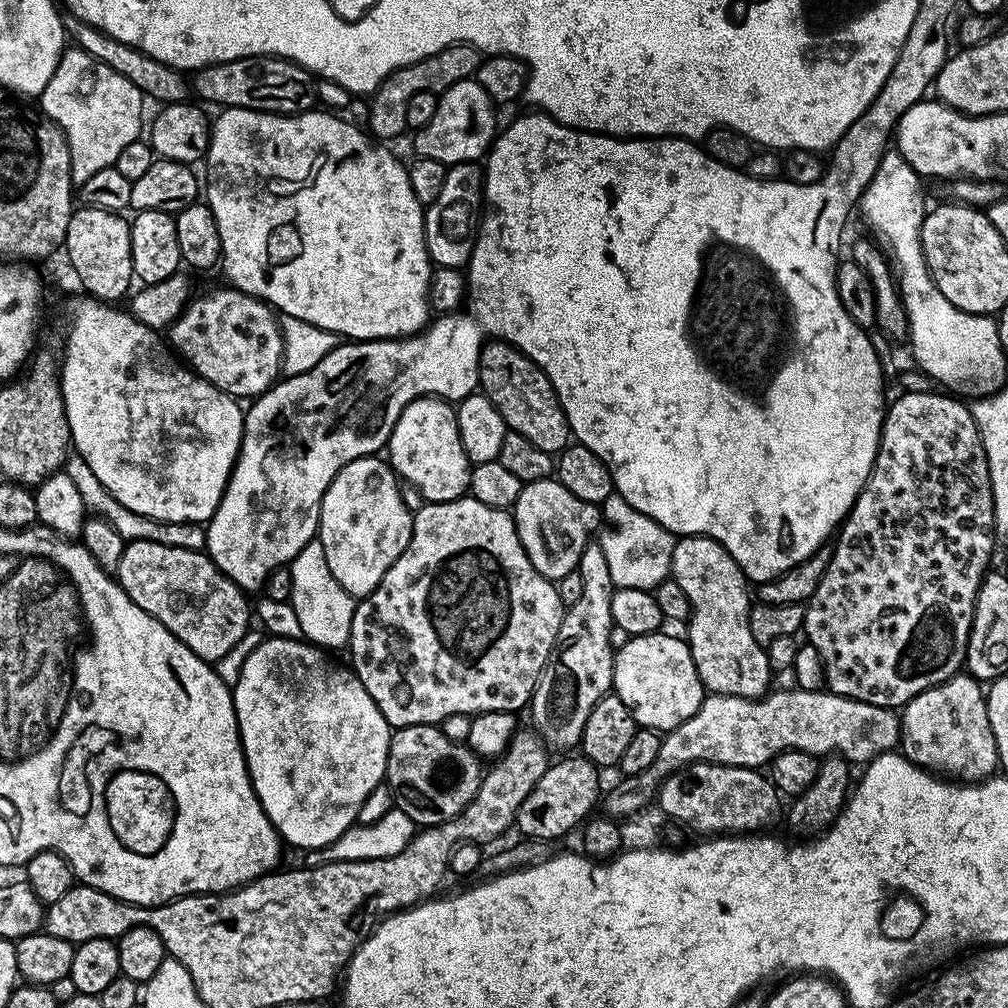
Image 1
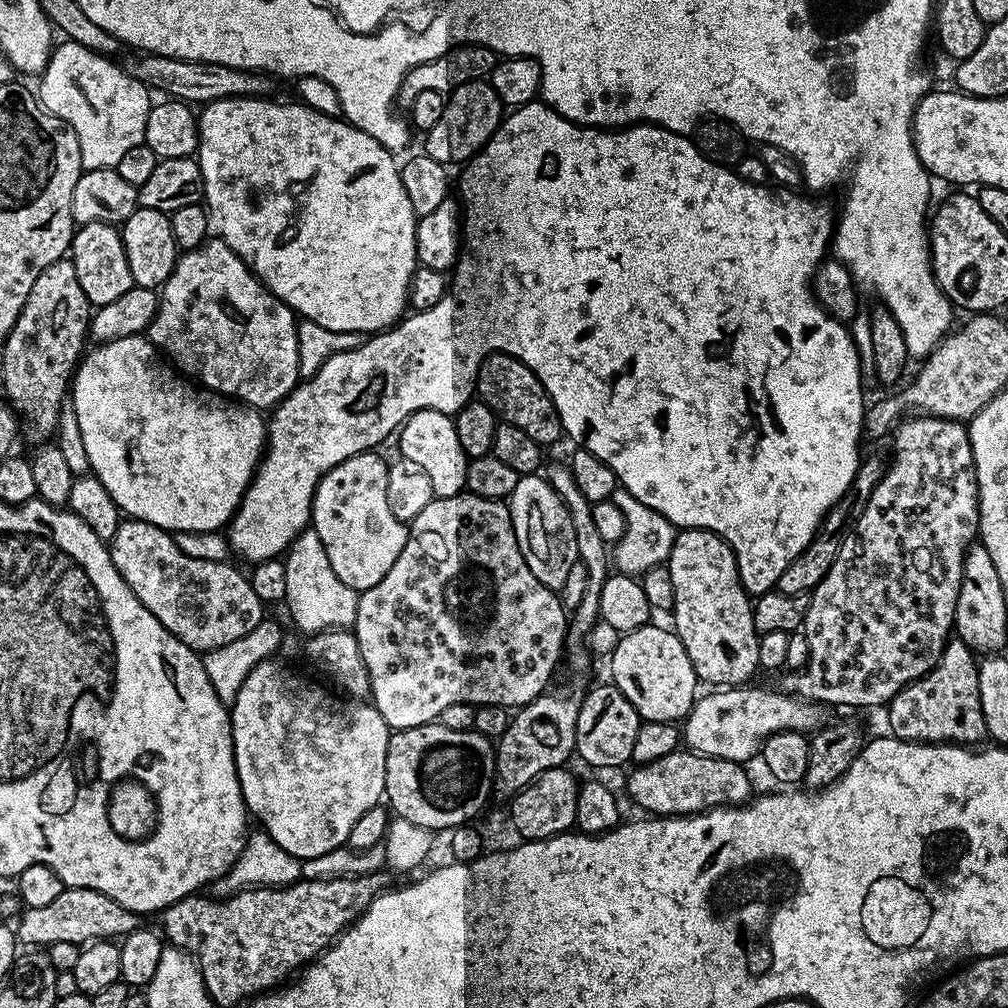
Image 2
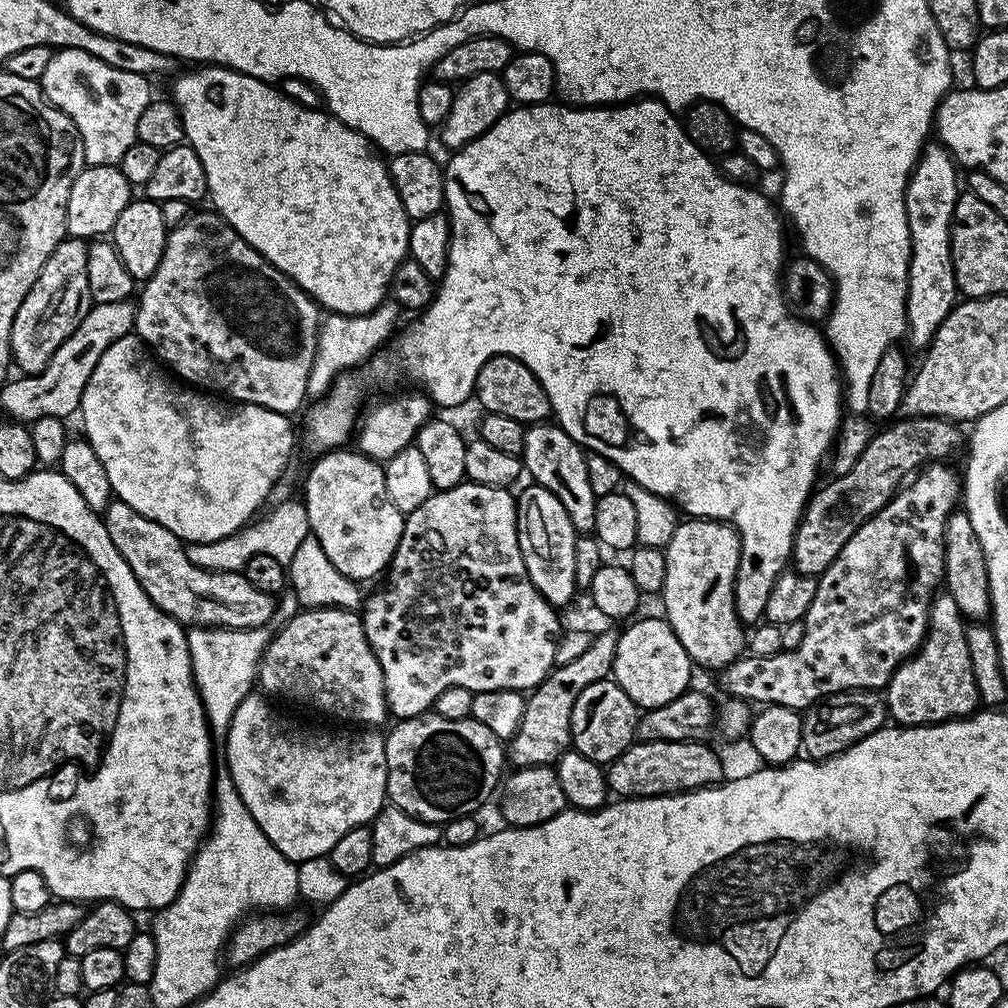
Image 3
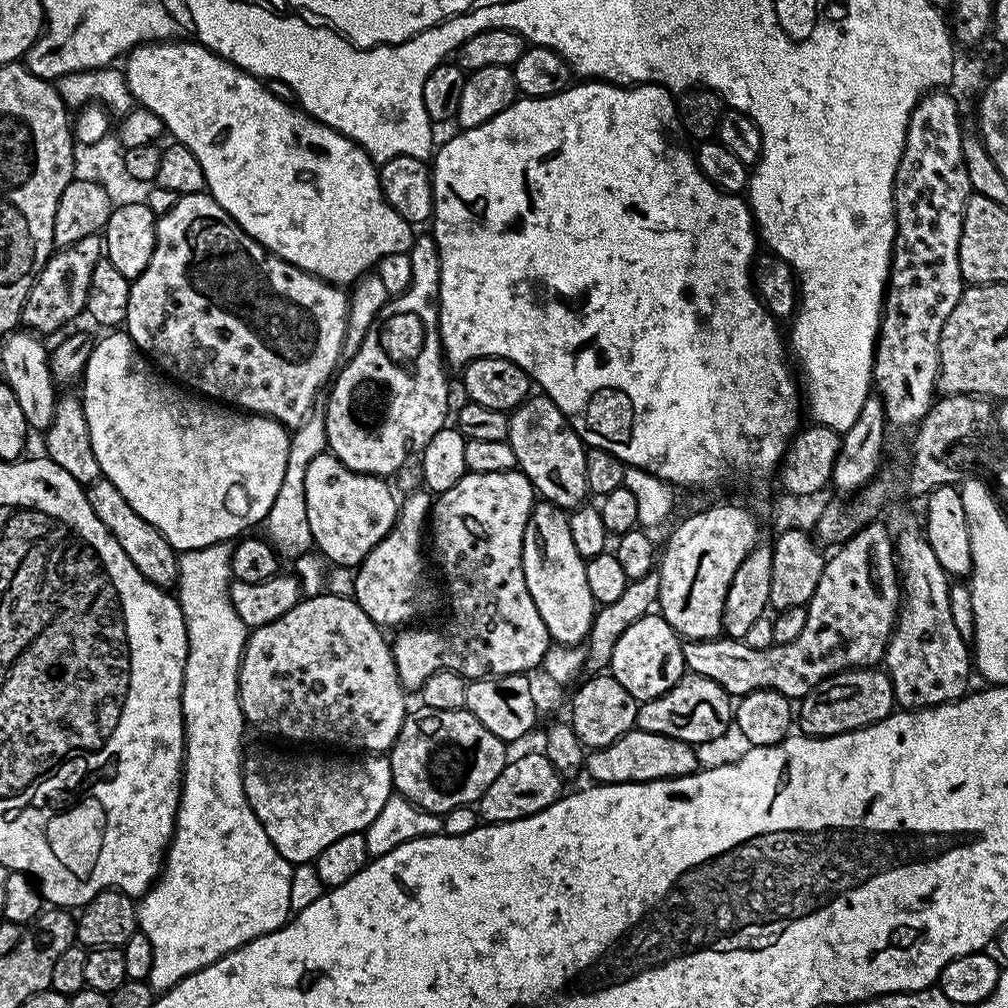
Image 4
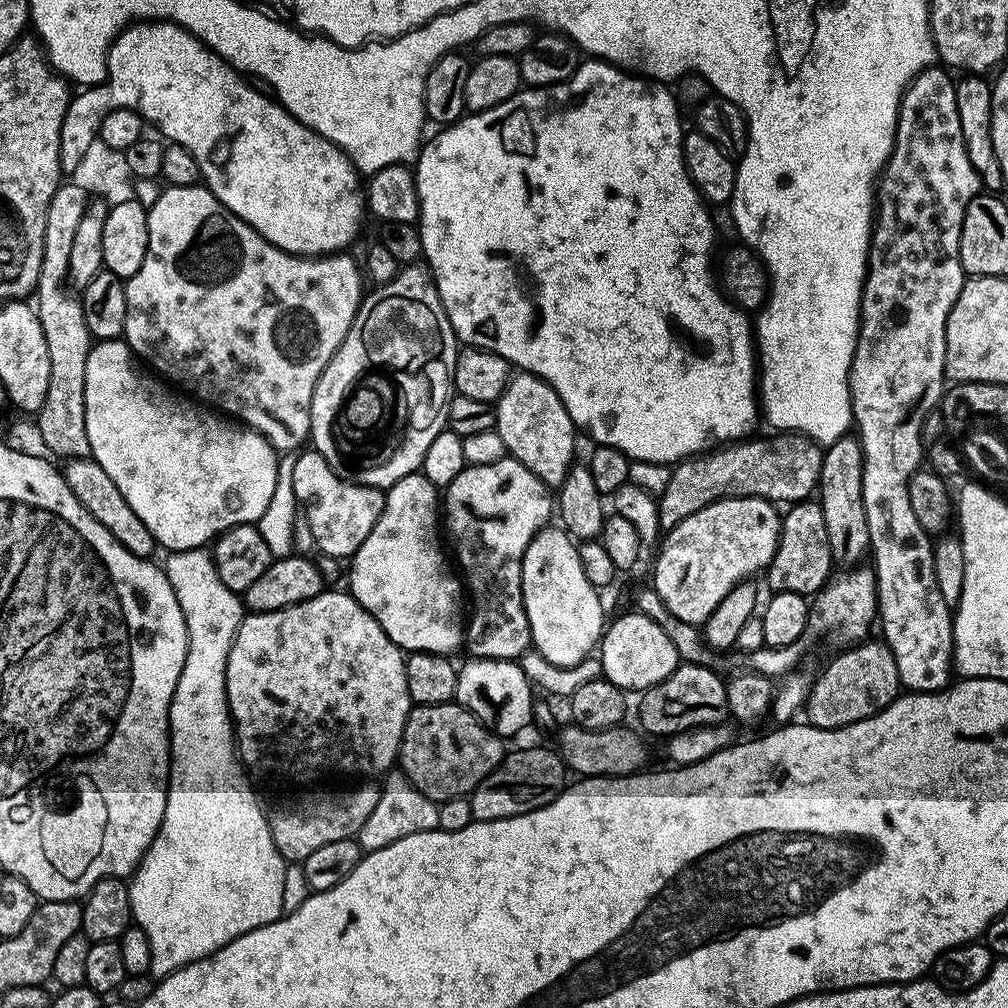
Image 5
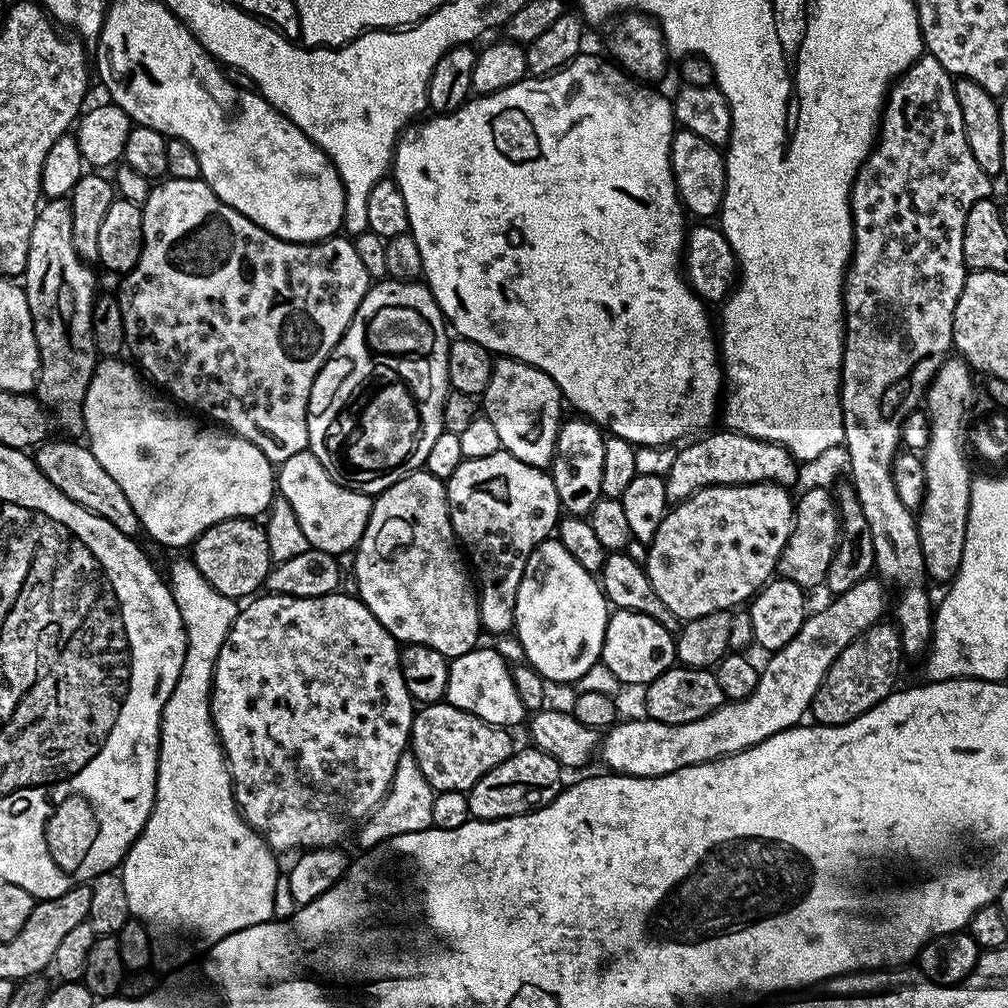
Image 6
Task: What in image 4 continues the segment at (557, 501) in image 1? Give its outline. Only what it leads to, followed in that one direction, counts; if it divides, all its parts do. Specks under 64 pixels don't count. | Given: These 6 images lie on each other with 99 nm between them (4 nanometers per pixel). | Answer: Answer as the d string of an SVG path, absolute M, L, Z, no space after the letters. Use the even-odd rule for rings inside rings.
M547 502L532 505L532 513L524 531L524 553L522 554L526 590L546 622L549 637L557 644L578 644L592 629L592 617L596 615L597 603L590 594L586 582L585 560L574 550L570 538L568 512Z

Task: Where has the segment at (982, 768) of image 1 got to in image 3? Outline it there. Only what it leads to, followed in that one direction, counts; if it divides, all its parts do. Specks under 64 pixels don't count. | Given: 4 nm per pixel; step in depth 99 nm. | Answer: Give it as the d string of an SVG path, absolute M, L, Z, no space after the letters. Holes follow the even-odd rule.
M944 590L939 593L932 601L932 608L928 611L928 632L924 636L924 640L920 644L920 648L913 654L899 664L894 670L894 674L890 678L888 687L886 689L886 712L889 717L892 716L897 725L907 726L913 728L919 724L941 724L943 720L959 720L962 716L971 716L973 712L977 711L980 704L980 695L978 694L978 686L974 682L974 670L970 666L970 650L966 646L966 620L961 616L958 610L958 602L954 602L954 598L950 598L950 594Z

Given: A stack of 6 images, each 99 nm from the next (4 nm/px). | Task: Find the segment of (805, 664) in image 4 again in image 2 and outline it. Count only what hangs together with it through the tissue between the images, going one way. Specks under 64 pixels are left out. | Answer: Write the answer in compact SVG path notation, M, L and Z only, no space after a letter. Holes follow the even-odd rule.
M916 414L911 418L901 420L896 425L891 440L892 464L890 460L890 463L885 467L884 476L878 482L878 486L874 486L862 514L857 518L855 528L844 539L844 545L838 550L838 558L834 558L834 566L830 566L830 574L826 574L826 578L822 578L820 585L810 593L802 629L810 646L808 665L799 669L793 675L796 676L793 680L788 680L782 684L783 691L821 706L841 704L844 708L876 708L879 704L880 707L887 705L888 701L893 700L907 684L912 684L930 670L934 670L934 666L942 658L944 647L954 632L964 559L969 546L977 539L980 531L980 491L976 481L974 454L972 453L972 443L968 437L968 430L958 420Z

